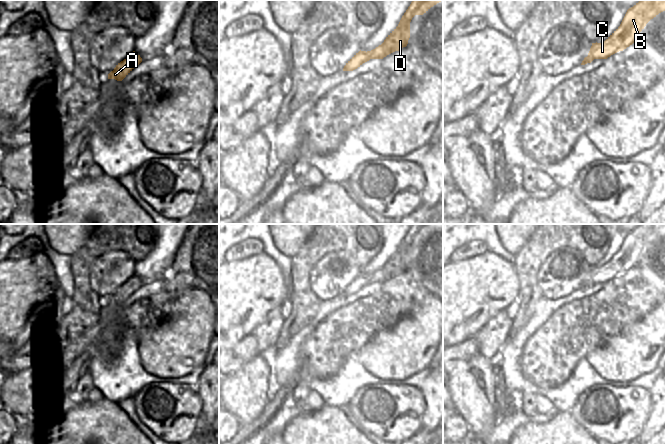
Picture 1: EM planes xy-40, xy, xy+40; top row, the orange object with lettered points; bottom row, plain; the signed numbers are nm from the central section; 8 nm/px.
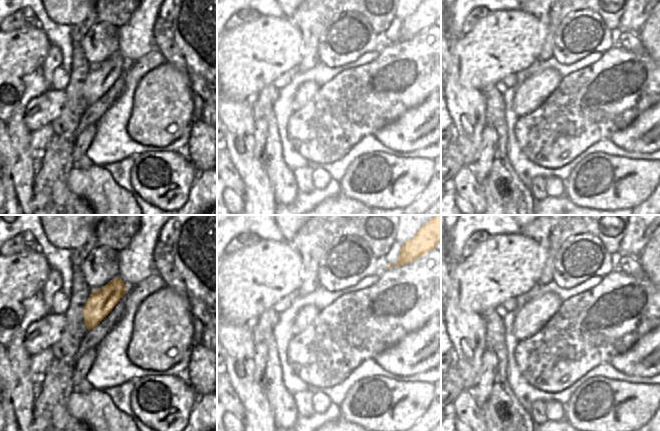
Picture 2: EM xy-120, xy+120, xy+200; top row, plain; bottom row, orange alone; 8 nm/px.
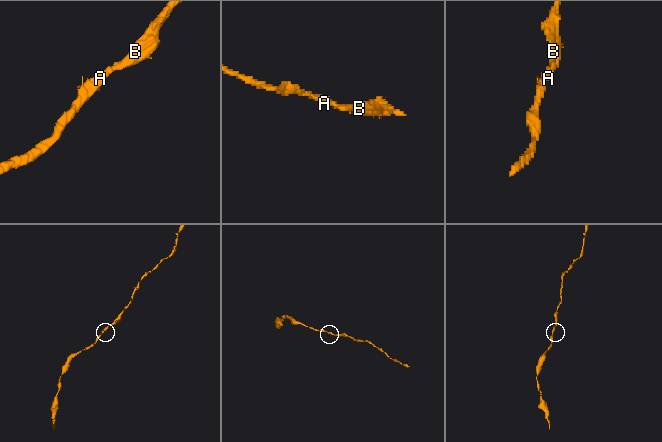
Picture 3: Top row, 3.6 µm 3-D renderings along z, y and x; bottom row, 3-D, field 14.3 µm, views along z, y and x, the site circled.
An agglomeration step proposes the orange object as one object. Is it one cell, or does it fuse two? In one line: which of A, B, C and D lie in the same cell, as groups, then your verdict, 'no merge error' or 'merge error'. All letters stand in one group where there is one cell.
A B C D | no merge error

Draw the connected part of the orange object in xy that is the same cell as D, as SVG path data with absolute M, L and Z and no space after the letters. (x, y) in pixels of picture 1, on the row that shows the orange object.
M412 0L398 26L384 42L371 51L359 51L344 66L343 71L353 71L370 59L383 59L387 55L406 47L410 38L410 22L415 15L423 15L443 0Z

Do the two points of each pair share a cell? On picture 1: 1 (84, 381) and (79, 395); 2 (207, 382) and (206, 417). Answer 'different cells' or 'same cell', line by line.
1: same cell
2: same cell

